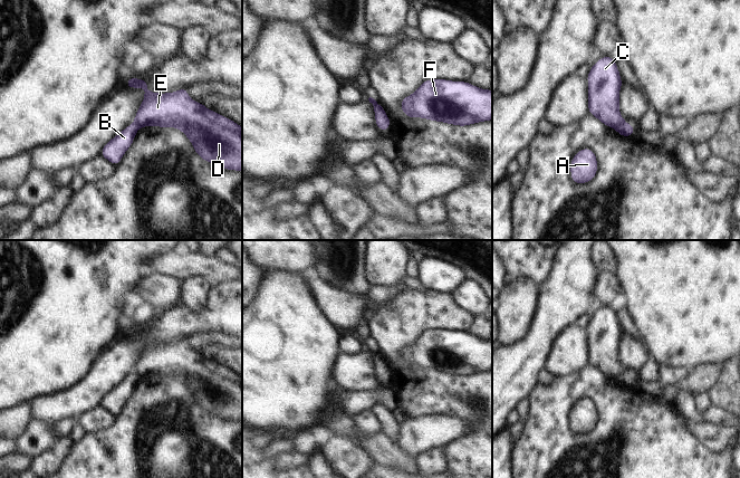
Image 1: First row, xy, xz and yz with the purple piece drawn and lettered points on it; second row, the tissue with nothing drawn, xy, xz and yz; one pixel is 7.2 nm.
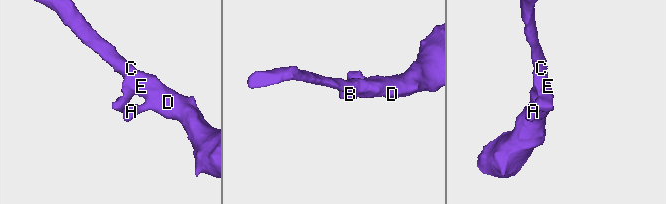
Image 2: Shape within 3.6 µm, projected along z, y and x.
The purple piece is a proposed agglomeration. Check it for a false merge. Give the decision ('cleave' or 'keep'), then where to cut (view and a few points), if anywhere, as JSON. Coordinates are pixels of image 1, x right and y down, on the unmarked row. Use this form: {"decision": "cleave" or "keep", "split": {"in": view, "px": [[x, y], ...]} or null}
{"decision": "cleave", "split": {"in": "yz", "px": [[626, 373], [614, 378]]}}

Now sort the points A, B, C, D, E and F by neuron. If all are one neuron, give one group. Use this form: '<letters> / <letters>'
A C D E F / B

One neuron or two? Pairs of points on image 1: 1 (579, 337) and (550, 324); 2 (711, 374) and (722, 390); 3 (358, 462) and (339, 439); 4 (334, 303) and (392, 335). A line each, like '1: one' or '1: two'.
1: two
2: two
3: one
4: two

